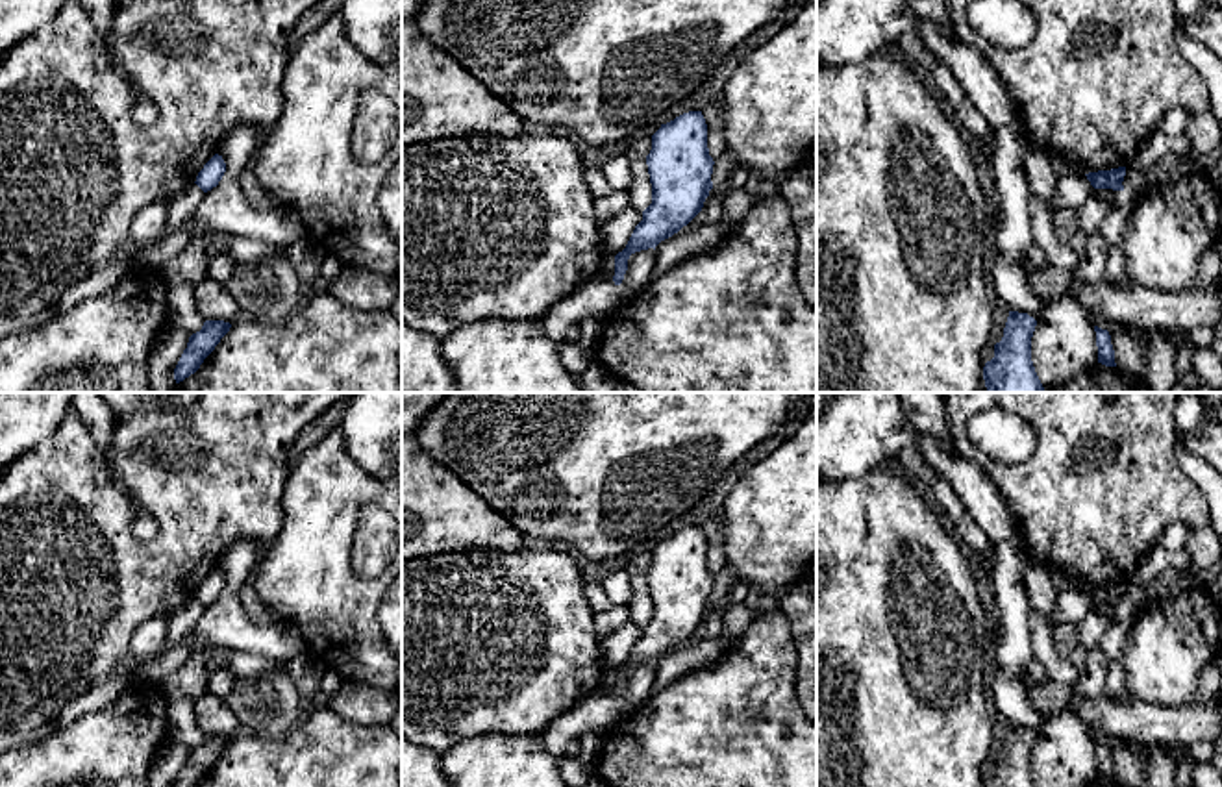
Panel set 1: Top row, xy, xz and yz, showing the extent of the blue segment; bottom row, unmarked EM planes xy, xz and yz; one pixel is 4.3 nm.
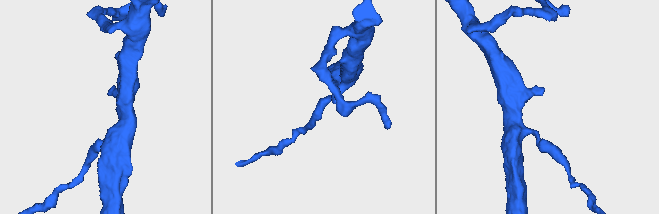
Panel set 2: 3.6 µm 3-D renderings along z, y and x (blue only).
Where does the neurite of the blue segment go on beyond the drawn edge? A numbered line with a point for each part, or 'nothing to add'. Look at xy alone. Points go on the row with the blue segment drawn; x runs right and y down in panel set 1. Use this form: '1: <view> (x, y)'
nothing to add

